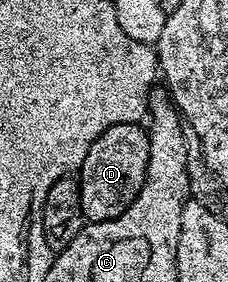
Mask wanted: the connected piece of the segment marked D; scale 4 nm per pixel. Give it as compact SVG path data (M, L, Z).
M138 123L113 125L89 145L89 153L85 153L85 161L77 172L81 209L86 222L100 223L121 217L121 213L133 205L147 180L150 145L148 128Z

